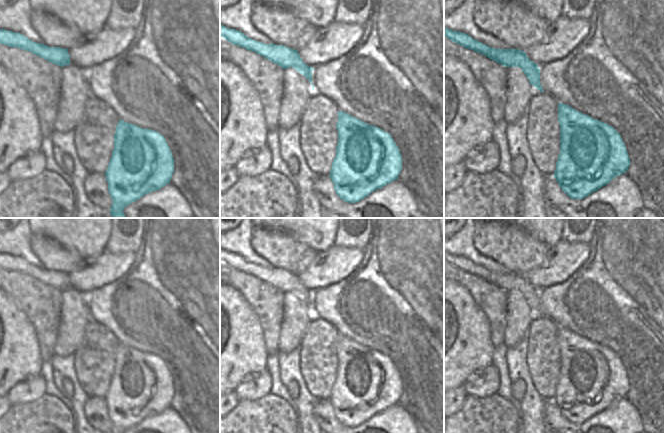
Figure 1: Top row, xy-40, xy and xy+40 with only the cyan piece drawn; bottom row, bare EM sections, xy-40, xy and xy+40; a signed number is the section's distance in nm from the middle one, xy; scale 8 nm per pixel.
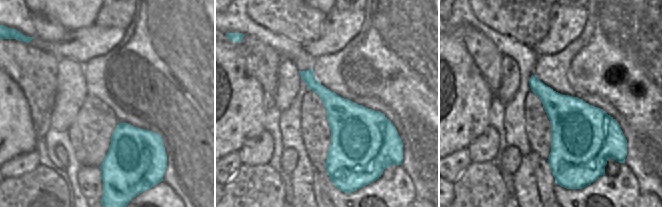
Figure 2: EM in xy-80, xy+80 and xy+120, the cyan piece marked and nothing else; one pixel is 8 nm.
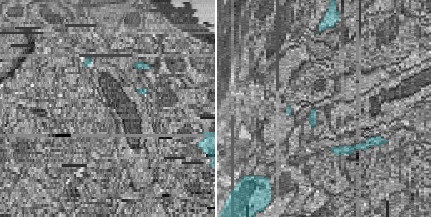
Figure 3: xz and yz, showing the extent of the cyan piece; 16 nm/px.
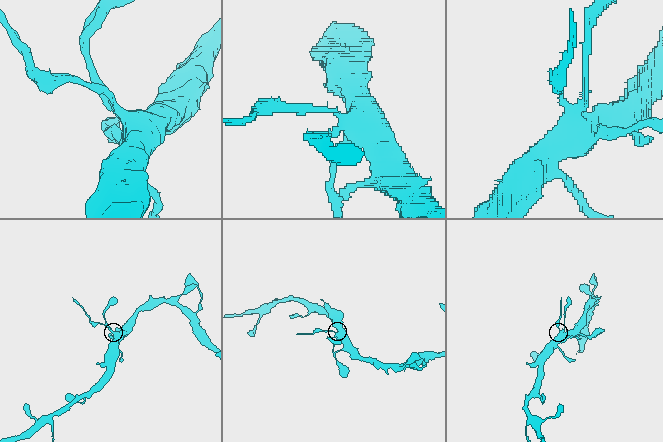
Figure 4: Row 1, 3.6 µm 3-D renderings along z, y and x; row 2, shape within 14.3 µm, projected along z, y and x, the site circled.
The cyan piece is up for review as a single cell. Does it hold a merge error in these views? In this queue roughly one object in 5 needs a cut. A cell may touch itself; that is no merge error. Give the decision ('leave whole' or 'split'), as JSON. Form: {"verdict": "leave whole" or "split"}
{"verdict": "split"}

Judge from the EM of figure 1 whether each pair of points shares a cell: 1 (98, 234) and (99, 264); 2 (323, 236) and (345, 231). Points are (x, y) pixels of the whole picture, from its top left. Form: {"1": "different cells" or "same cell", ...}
{"1": "different cells", "2": "different cells"}

